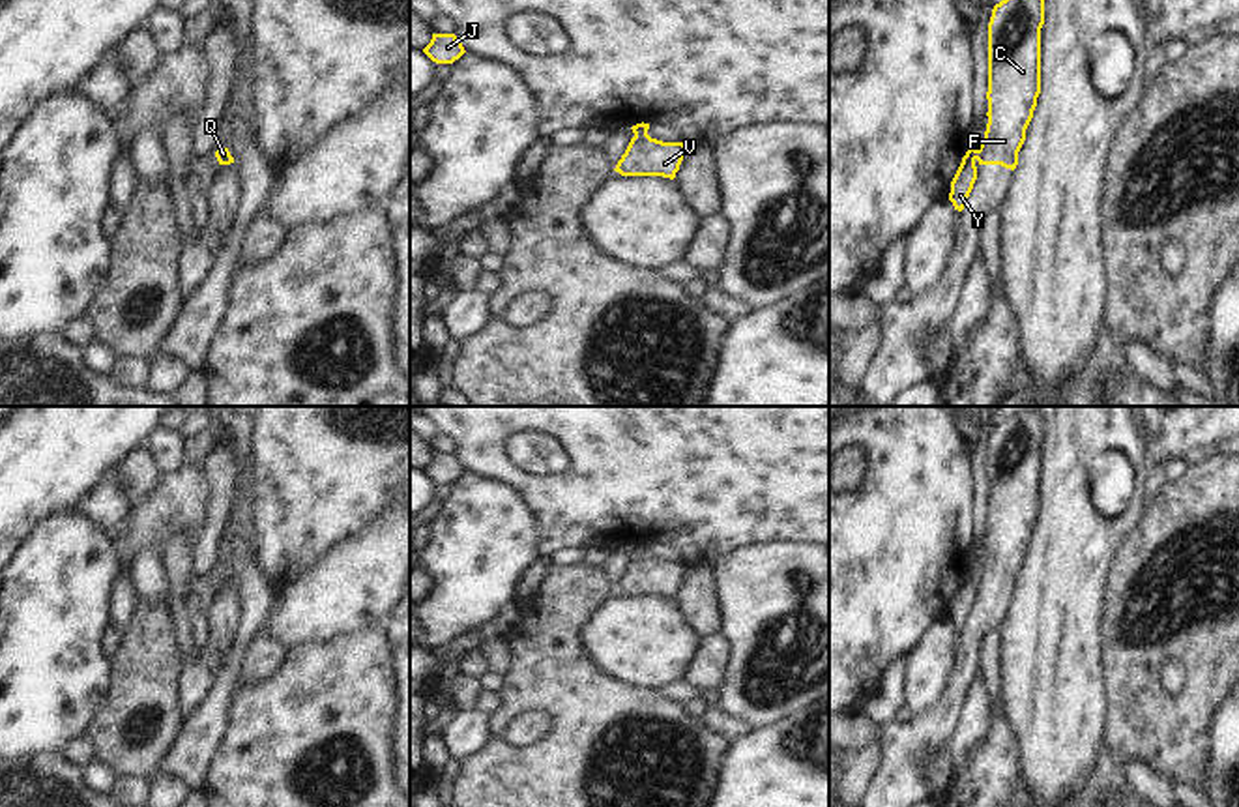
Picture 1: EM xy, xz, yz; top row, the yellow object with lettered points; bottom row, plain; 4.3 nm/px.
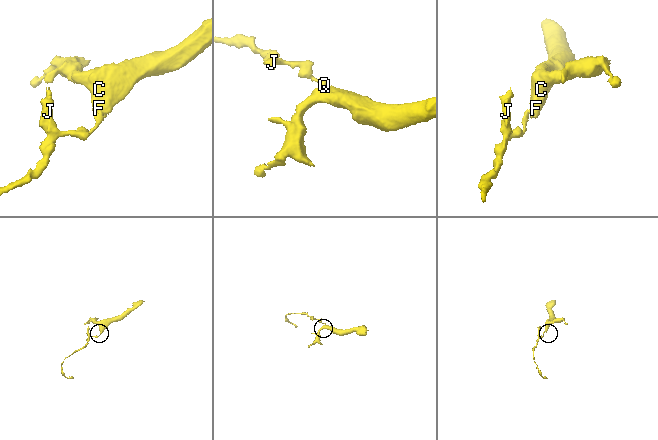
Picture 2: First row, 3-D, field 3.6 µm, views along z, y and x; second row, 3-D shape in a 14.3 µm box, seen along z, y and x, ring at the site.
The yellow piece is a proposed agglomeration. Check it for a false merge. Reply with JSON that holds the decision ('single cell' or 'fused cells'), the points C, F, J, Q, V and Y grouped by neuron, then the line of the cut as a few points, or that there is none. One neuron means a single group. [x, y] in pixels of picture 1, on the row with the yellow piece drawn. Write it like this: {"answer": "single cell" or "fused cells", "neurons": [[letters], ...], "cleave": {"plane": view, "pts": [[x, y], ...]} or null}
{"answer": "fused cells", "neurons": [["C", "F", "Q", "V"], ["J", "Y"]], "cleave": {"plane": "yz", "pts": [[976, 150], [977, 158]]}}

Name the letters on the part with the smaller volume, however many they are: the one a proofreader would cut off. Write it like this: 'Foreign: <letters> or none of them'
Foreign: J, Y.

